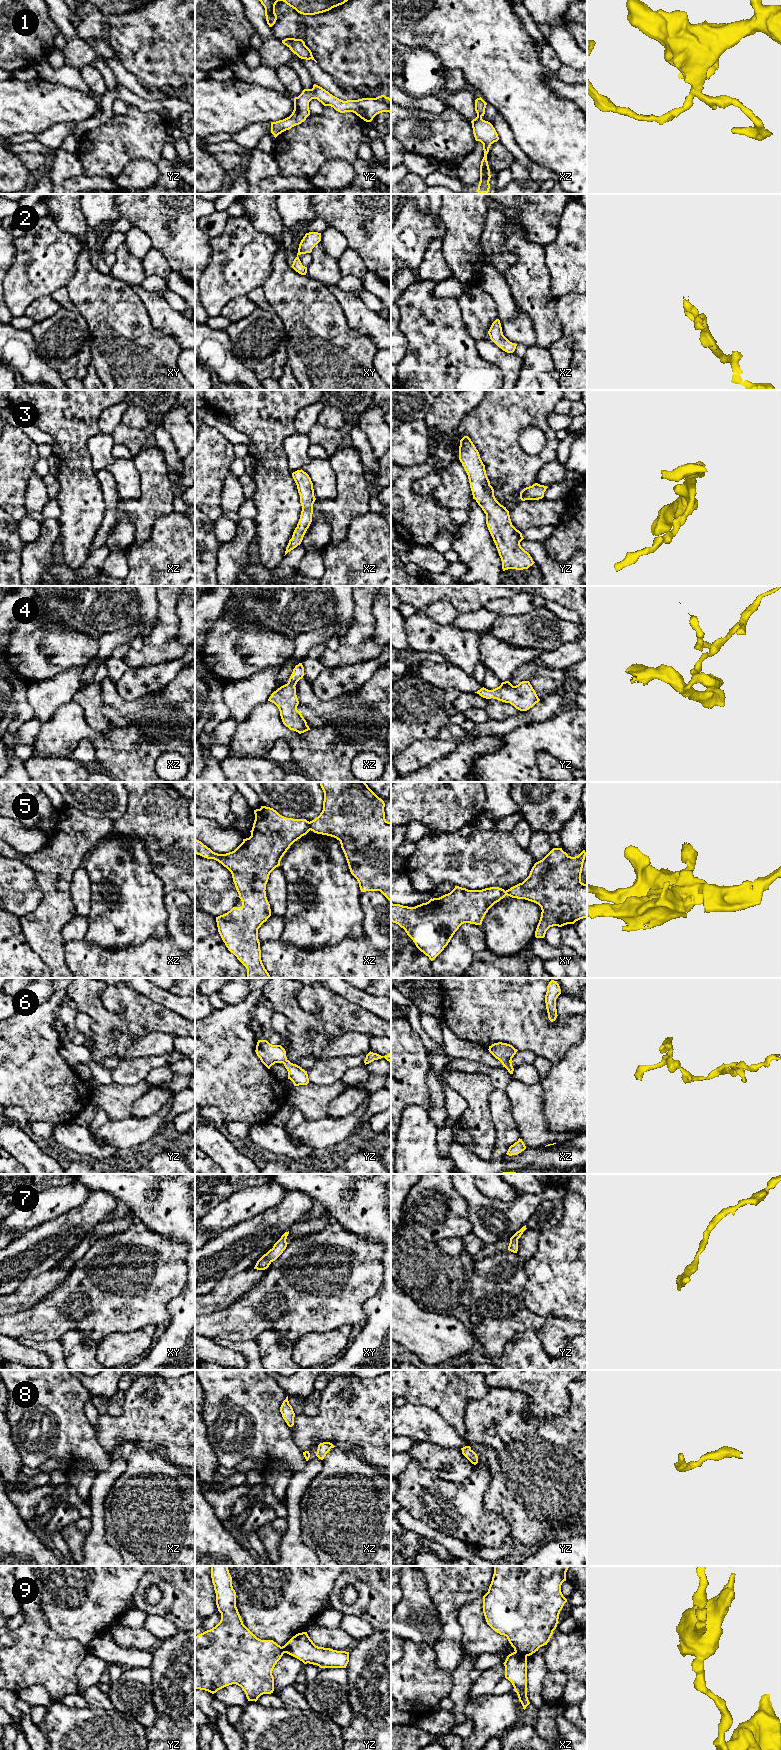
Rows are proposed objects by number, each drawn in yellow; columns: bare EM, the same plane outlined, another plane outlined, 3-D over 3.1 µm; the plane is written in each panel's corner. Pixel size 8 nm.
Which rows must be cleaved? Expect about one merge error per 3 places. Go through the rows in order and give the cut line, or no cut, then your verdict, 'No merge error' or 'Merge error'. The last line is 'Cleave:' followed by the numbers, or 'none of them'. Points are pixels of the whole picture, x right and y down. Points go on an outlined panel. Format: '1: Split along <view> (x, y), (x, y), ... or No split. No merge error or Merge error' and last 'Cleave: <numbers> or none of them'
1: No split. No merge error
2: No split. No merge error
3: No split. No merge error
4: No split. No merge error
5: Split along xz (308, 822), (310, 829). Merge error
6: No split. No merge error
7: No split. No merge error
8: No split. No merge error
9: Split along xz (515, 1651), (526, 1657). Merge error
Cleave: 5, 9

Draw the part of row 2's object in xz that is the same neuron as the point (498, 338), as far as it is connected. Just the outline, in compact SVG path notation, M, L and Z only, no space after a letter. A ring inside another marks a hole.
M496 319L489 331L488 334L490 339L503 351L507 353L513 353L516 349L517 344L510 342L502 332L502 327L499 319Z

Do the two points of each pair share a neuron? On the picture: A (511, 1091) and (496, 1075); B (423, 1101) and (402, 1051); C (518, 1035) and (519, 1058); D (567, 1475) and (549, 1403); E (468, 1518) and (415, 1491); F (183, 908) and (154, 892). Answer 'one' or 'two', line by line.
A: two
B: one
C: two
D: two
E: one
F: two

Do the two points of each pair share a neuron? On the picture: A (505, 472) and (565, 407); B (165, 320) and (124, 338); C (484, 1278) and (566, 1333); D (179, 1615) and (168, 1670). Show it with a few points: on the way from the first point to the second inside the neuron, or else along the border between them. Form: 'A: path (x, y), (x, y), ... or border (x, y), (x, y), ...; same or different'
A: border (560, 400), (554, 410); different
B: border (143, 304), (151, 324), (156, 329), (173, 337); different
C: path (504, 1298), (526, 1320), (546, 1328); same
D: border (184, 1630), (181, 1632); different

